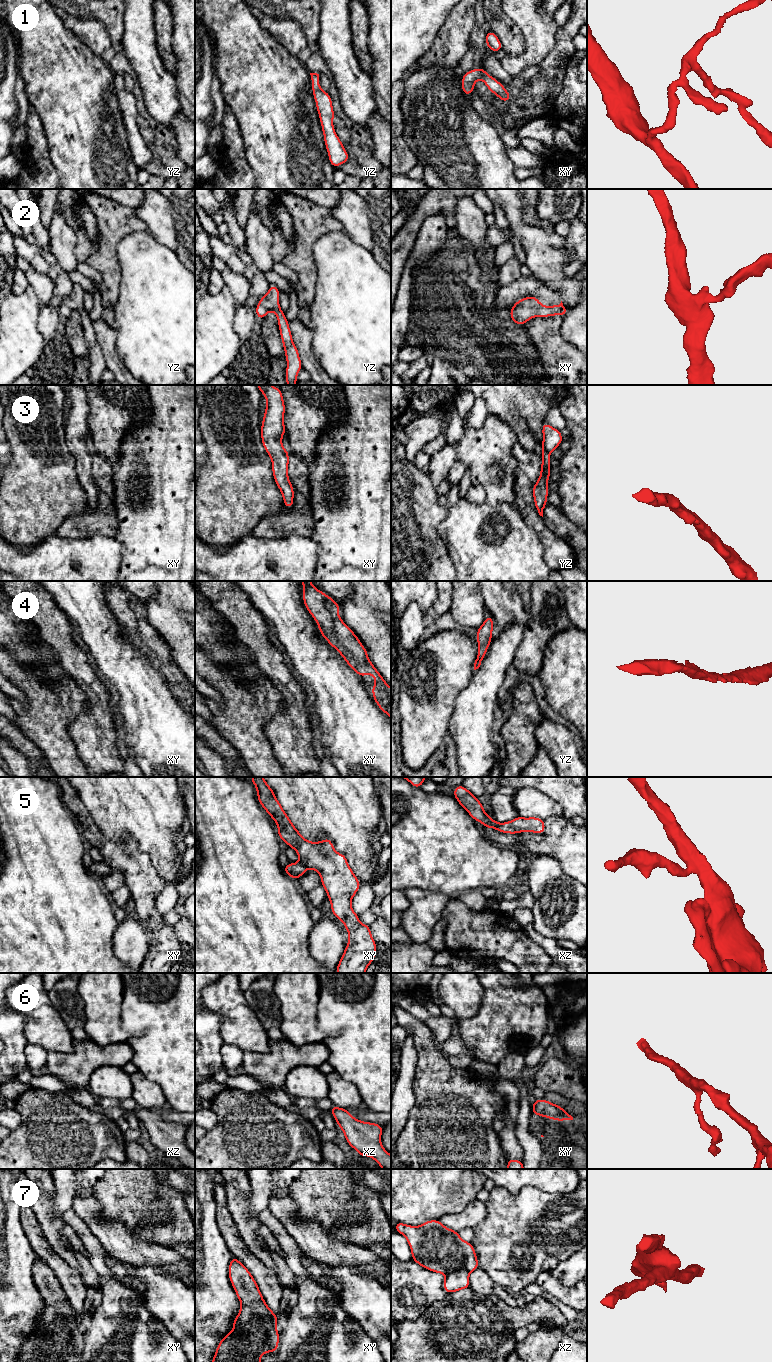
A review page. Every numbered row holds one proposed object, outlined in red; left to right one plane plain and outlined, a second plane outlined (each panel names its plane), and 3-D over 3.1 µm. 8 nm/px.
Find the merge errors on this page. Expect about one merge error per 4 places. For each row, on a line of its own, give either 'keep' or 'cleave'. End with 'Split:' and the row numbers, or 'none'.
1: keep
2: keep
3: keep
4: keep
5: cleave
6: keep
7: cleave
Split: 5, 7

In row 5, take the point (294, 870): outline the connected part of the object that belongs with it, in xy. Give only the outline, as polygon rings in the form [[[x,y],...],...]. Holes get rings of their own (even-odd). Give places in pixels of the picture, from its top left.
[[[289,863],[283,867],[283,870],[287,876],[294,880],[298,880],[307,871],[307,868],[301,863]]]

